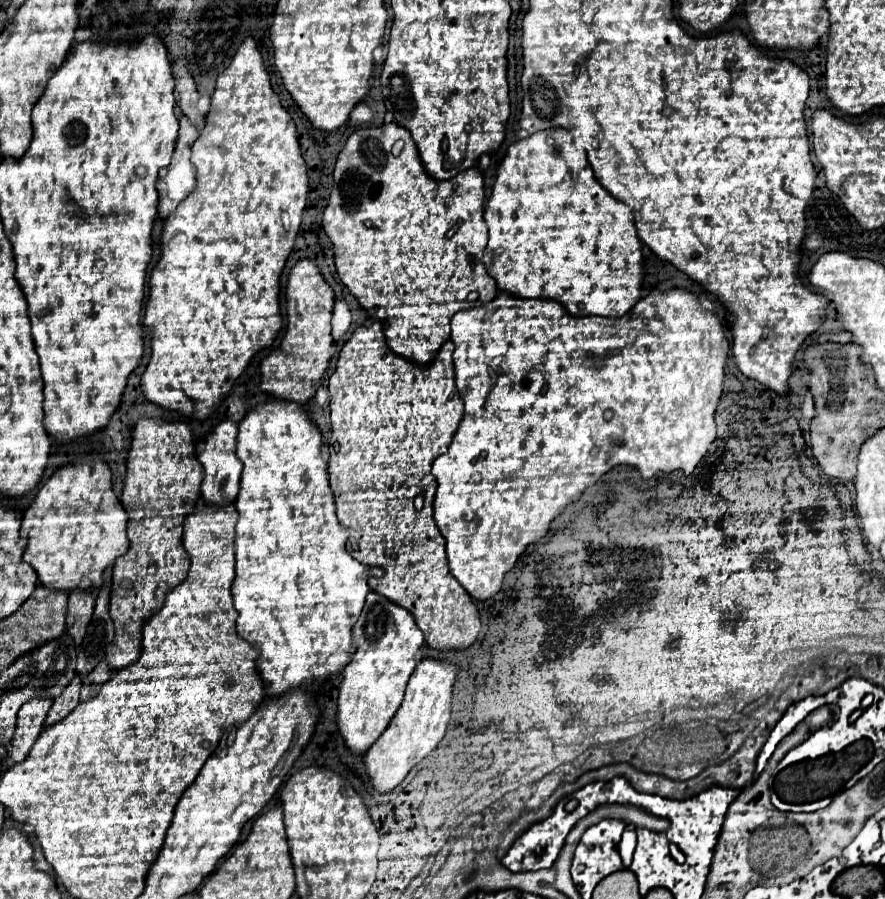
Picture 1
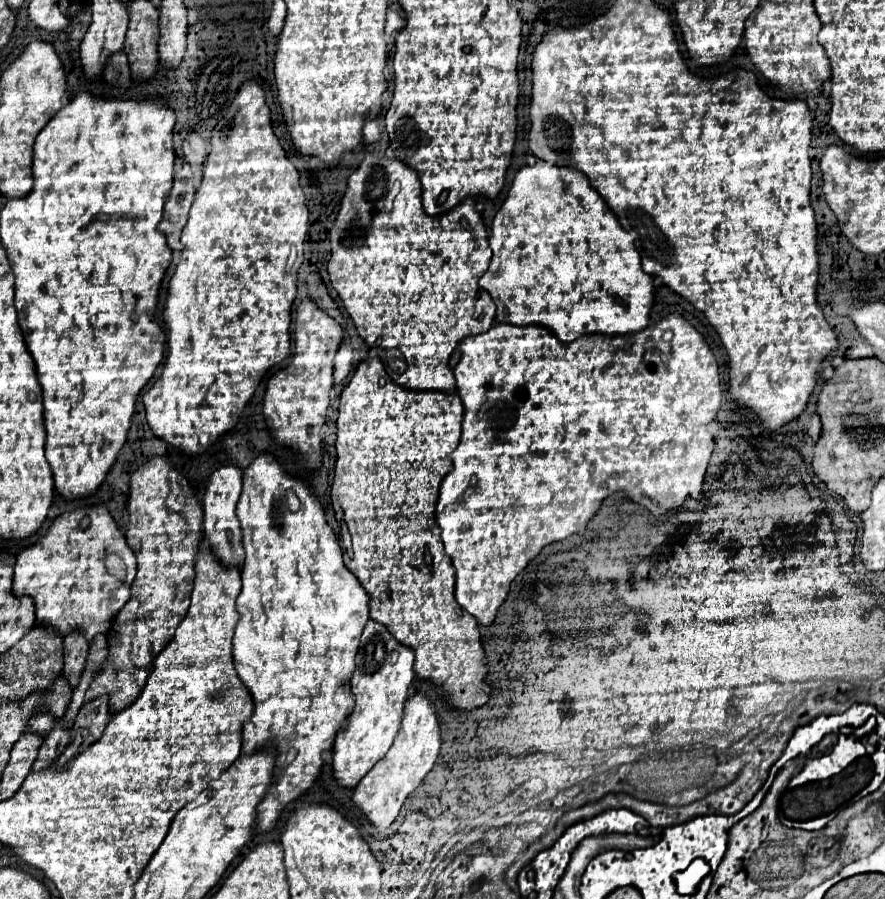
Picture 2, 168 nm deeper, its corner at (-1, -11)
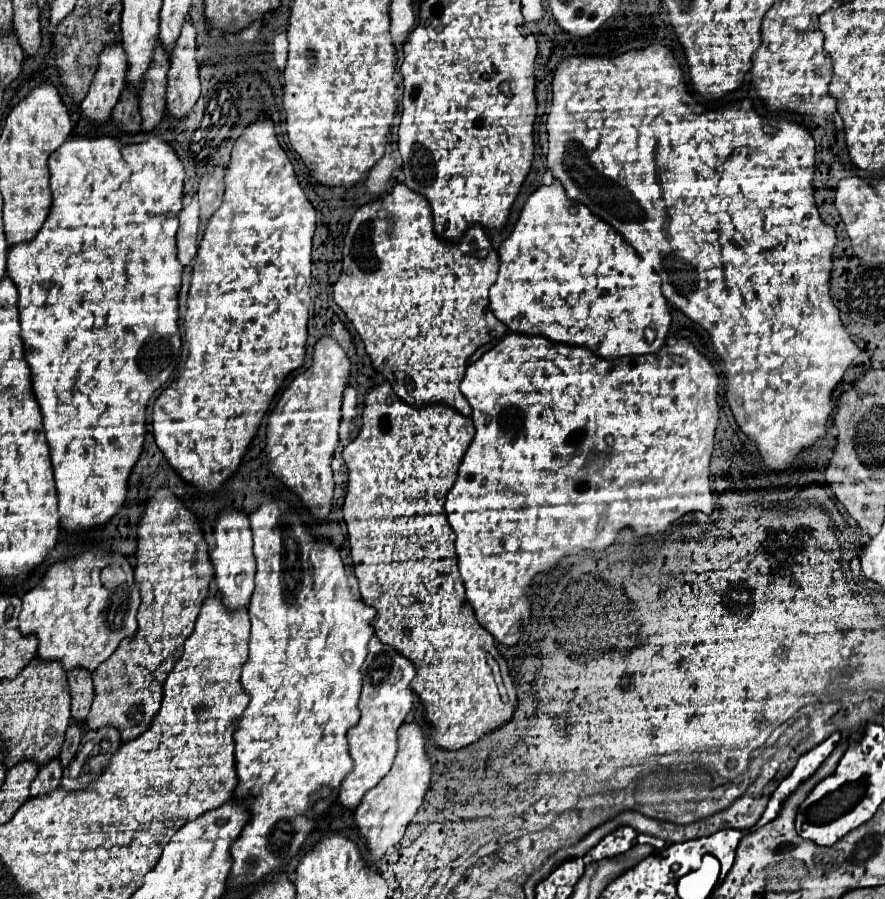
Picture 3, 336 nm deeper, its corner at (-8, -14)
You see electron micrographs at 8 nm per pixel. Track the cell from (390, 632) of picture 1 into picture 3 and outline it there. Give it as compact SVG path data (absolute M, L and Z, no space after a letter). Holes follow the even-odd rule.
M376 635L370 639L368 657L362 665L362 677L364 687L358 703L362 717L358 725L348 731L348 747L354 769L350 771L350 775L344 777L340 787L340 803L348 809L356 809L366 791L378 785L378 781L390 771L398 751L398 727L404 723L414 703L414 691L410 687L410 681L414 677L414 665L394 647L380 643Z

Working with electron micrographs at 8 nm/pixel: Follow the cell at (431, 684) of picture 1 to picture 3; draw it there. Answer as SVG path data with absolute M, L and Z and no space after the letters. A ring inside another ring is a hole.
M416 721L404 723L398 729L398 753L392 769L376 787L372 787L364 795L364 799L360 801L354 813L360 833L366 837L368 849L372 853L372 861L378 861L388 847L396 845L402 839L406 825L412 821L412 817L416 815L418 807L424 801L424 793L430 785L430 777L432 777L432 761L426 753L426 733Z

